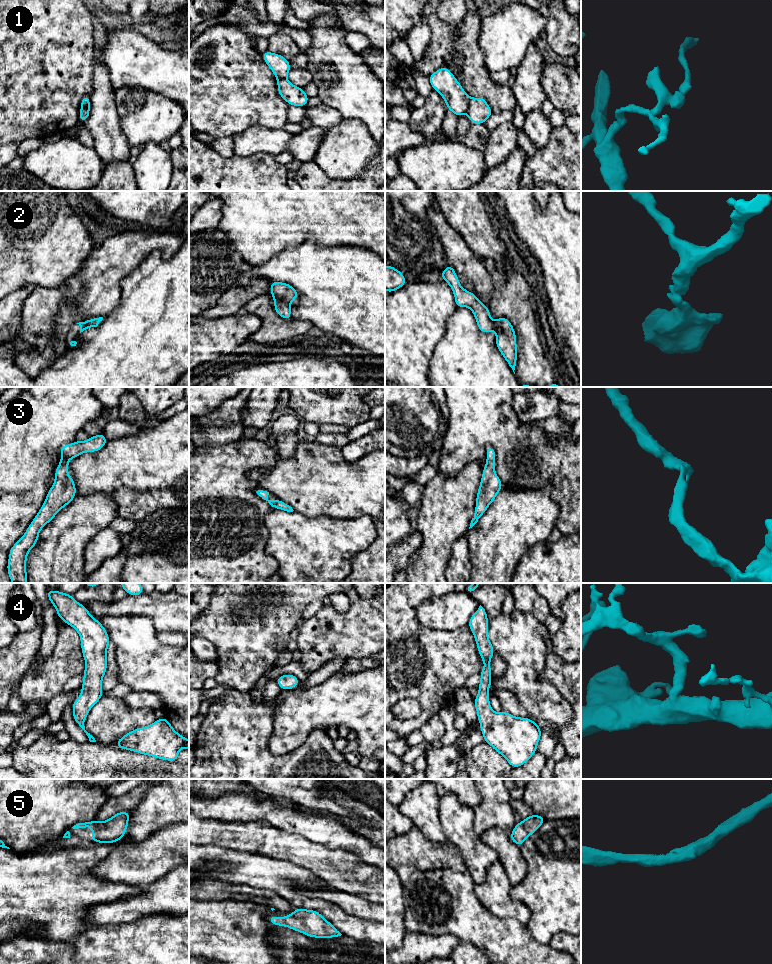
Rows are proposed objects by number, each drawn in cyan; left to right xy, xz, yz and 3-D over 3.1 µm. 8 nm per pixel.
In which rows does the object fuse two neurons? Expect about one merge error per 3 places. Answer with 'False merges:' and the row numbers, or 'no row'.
False merges: 1

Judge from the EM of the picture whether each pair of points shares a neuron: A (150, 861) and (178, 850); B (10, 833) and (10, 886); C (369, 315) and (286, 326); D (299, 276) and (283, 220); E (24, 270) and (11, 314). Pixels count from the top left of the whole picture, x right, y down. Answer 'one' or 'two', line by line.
A: one
B: two
C: two
D: two
E: two

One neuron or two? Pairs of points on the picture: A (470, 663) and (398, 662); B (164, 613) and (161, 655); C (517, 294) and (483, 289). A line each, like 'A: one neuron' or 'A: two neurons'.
A: one neuron
B: two neurons
C: two neurons

